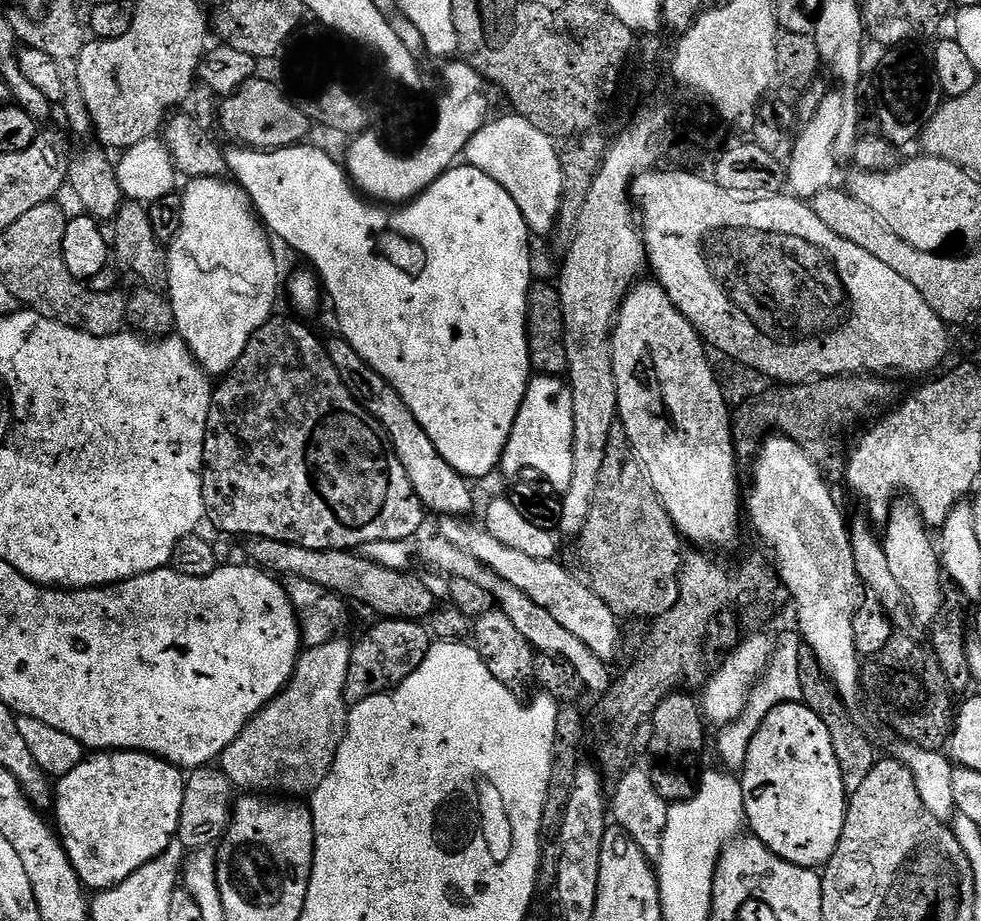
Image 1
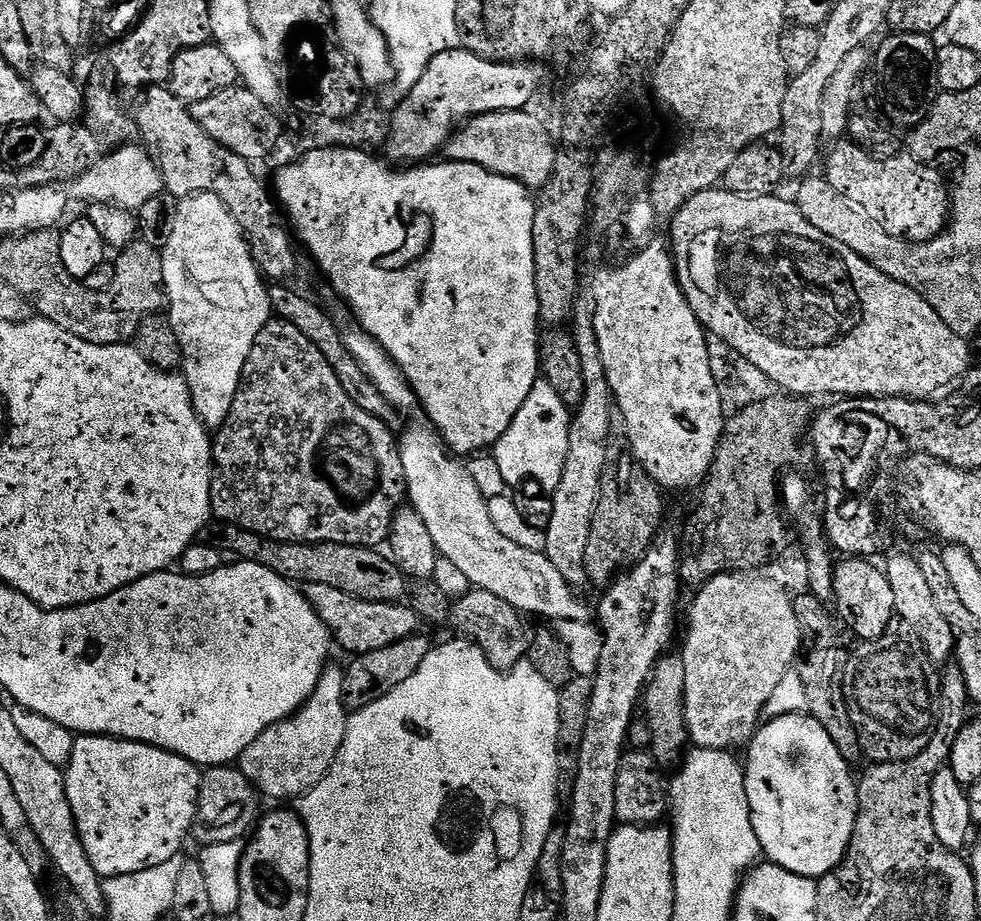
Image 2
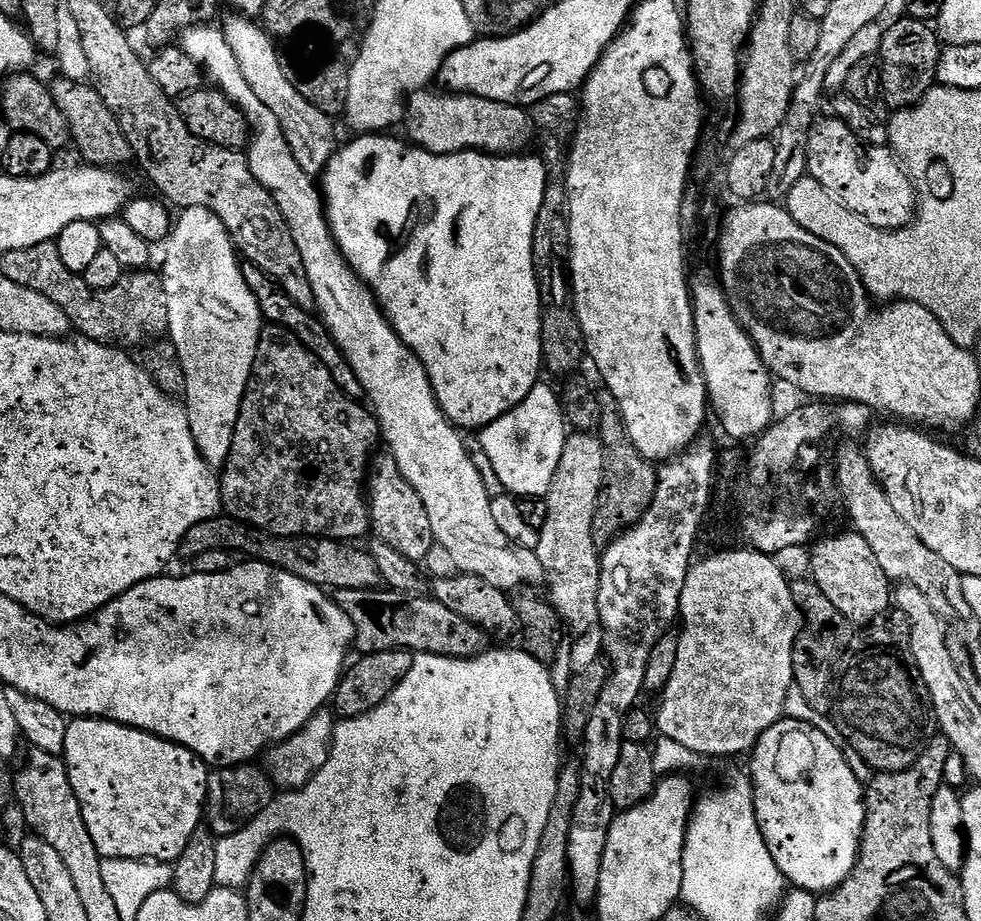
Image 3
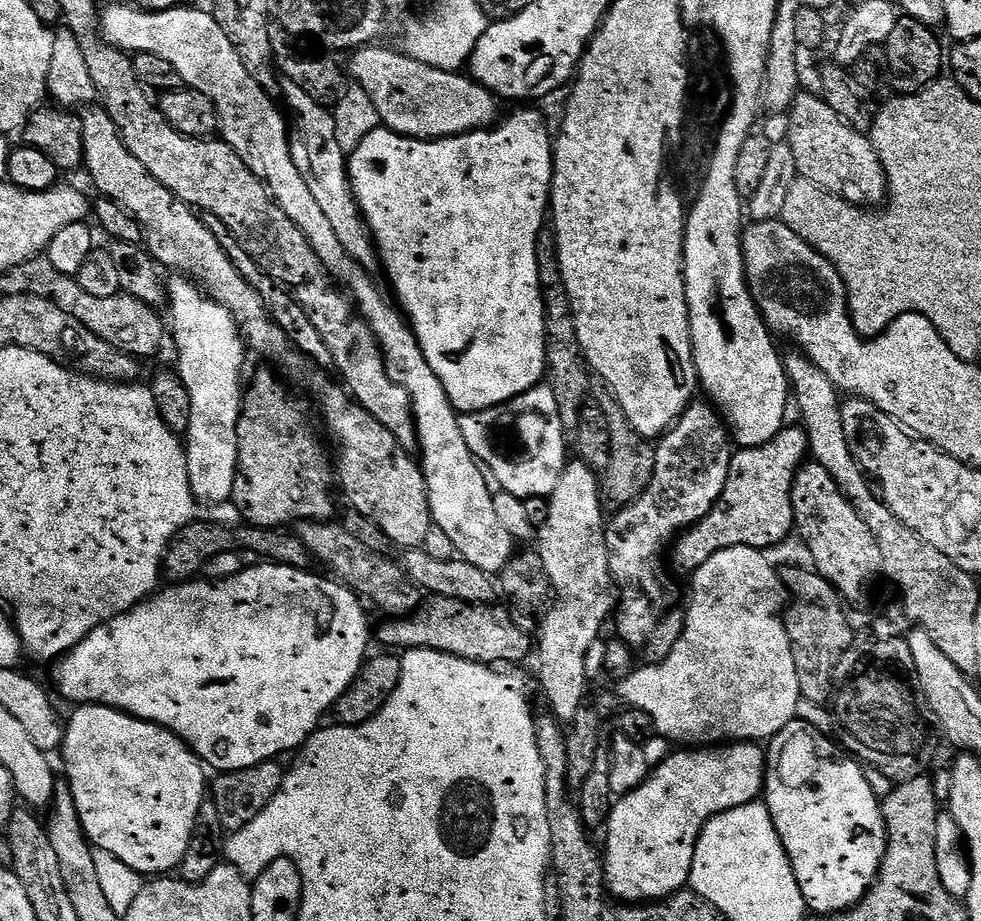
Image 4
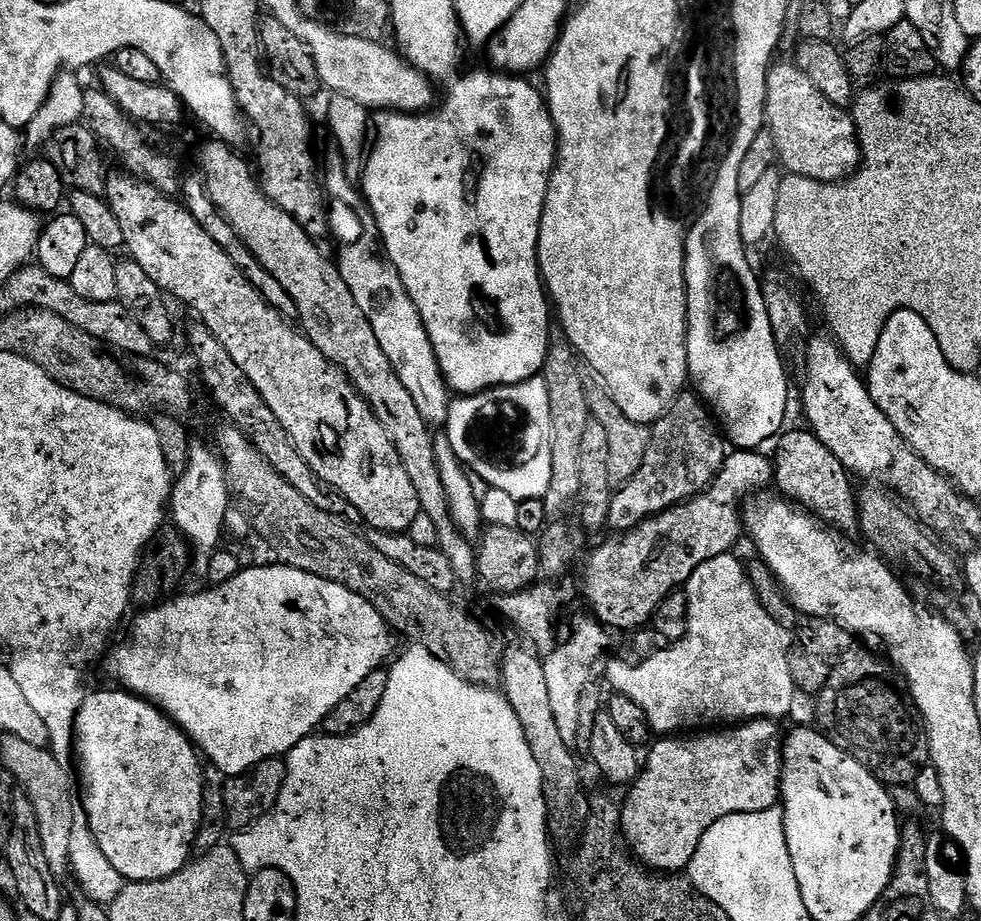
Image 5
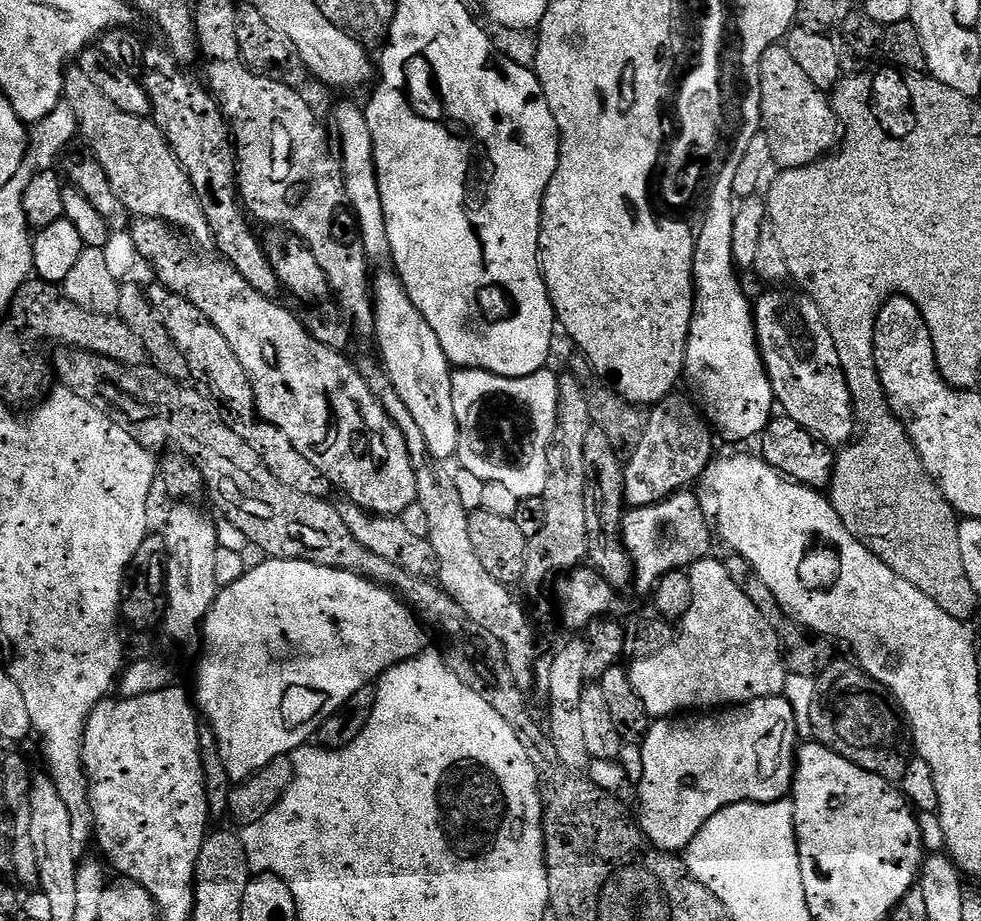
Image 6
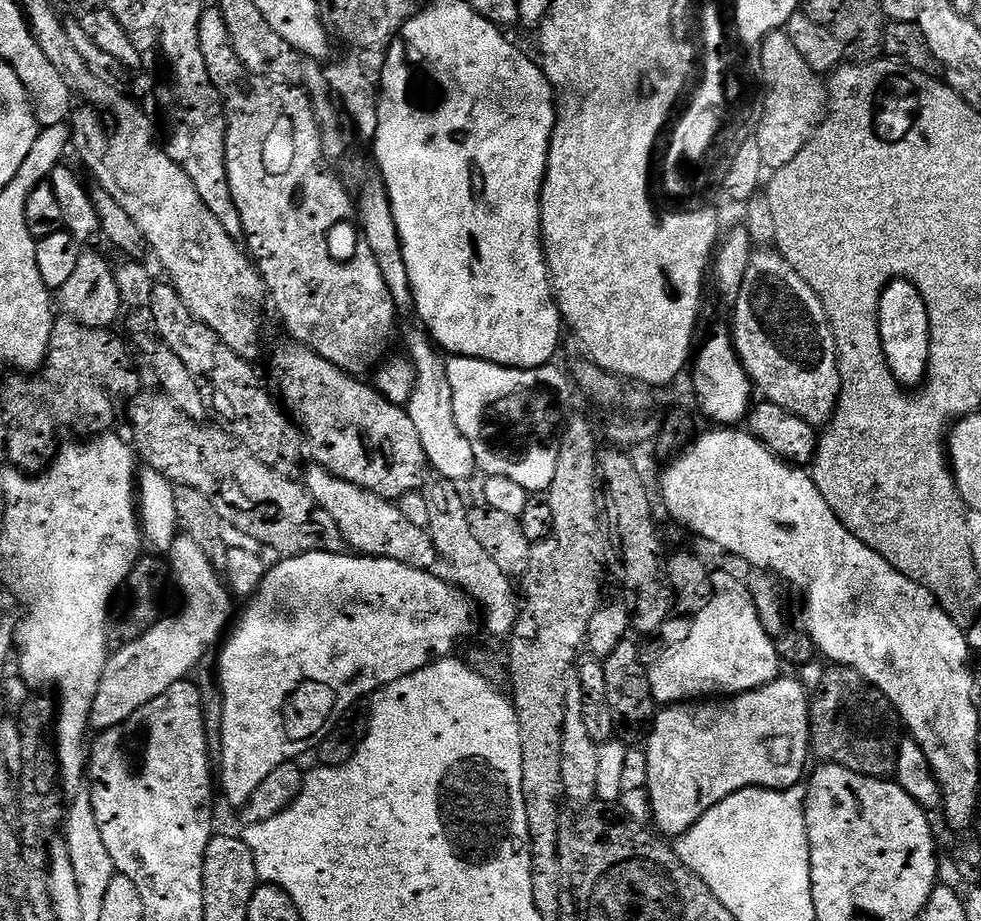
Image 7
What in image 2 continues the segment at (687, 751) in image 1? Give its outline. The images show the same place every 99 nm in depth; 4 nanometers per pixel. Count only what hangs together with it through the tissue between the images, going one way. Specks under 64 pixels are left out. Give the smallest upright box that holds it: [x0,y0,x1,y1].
[642,654,689,765]

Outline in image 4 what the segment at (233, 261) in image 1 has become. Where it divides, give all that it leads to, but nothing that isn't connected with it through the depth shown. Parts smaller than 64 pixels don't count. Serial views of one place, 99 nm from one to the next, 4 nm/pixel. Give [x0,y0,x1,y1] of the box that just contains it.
[166,278,246,505]

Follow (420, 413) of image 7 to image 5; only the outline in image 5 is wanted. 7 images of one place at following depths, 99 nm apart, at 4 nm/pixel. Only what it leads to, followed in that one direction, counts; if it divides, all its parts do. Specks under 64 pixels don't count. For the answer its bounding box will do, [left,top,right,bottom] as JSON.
[338,211,450,425]

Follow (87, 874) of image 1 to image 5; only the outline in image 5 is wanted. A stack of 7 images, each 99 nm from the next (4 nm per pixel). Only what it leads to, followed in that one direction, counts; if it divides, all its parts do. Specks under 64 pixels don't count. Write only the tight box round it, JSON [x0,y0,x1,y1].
[74,690,204,882]

